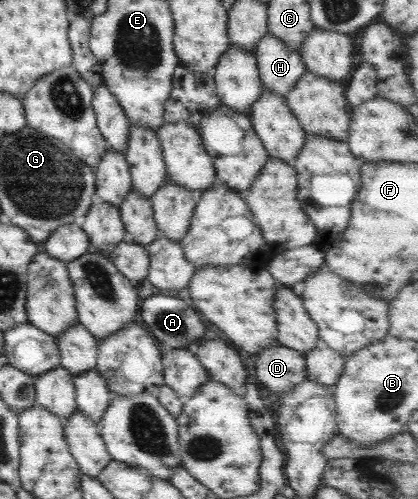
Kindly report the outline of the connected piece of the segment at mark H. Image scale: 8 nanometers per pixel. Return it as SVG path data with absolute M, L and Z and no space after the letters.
M270 33L262 37L261 41L257 43L254 56L257 59L263 89L267 89L276 95L287 96L306 70L299 50L288 47L281 39L274 37Z

